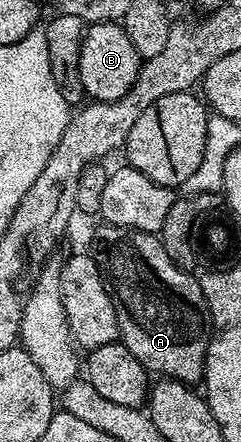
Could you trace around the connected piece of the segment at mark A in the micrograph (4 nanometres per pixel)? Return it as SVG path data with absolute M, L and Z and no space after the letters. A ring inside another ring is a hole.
M100 224L91 245L97 267L103 276L105 287L119 324L119 341L146 367L148 374L163 379L183 381L195 387L202 382L203 368L207 358L207 348L211 342L213 326L207 300L198 280L186 269L178 269L169 259L162 240L154 233L142 233L136 229L122 229L116 225Z

